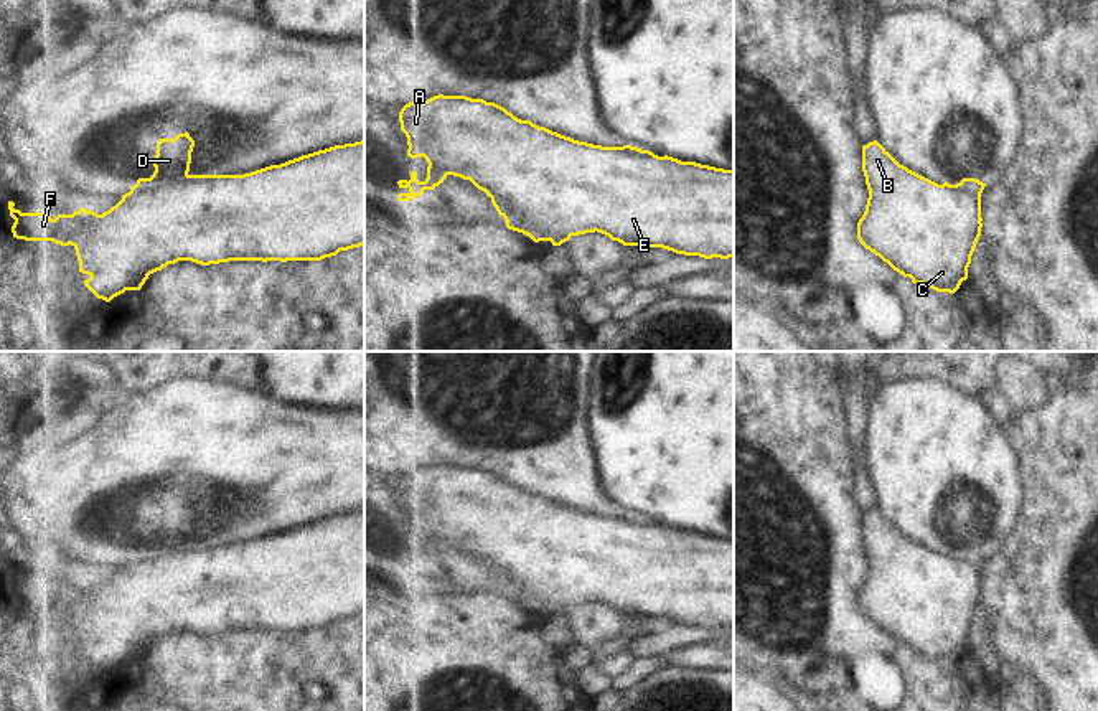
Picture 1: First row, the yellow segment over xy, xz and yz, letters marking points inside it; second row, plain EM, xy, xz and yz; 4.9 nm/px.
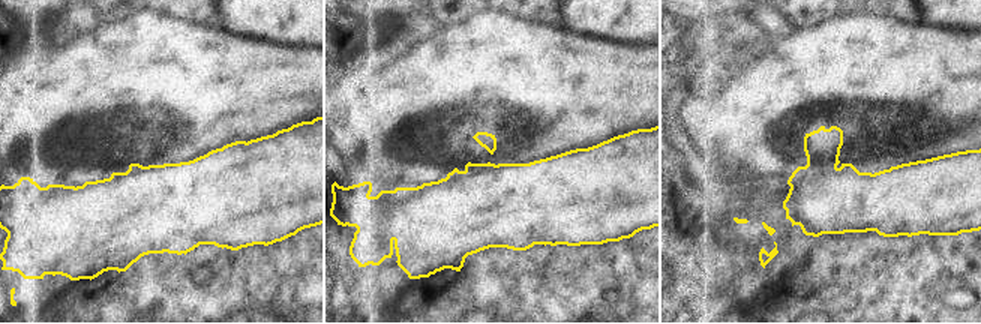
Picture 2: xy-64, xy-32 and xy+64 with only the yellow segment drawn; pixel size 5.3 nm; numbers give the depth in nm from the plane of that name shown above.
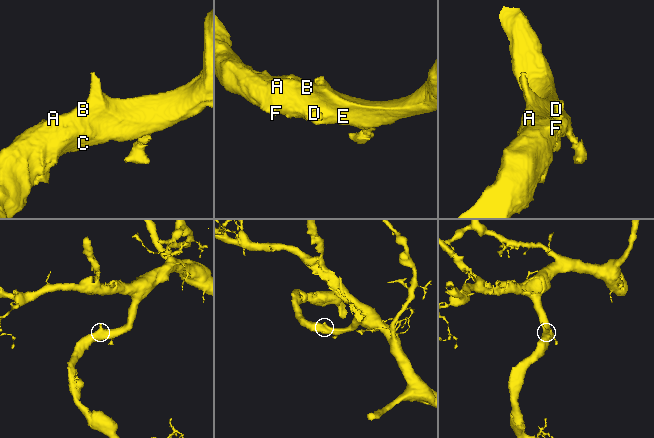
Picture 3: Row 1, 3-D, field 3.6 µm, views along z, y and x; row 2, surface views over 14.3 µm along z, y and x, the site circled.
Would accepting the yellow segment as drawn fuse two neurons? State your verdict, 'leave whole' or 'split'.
split

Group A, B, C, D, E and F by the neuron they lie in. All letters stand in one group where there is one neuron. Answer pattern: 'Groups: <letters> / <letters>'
Groups: A B C E F / D.

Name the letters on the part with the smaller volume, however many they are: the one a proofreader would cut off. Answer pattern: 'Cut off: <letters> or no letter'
Cut off: D

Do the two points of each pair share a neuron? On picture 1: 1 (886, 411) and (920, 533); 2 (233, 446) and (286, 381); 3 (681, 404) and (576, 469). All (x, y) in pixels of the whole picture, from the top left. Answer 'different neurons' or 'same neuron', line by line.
1: same neuron
2: different neurons
3: different neurons

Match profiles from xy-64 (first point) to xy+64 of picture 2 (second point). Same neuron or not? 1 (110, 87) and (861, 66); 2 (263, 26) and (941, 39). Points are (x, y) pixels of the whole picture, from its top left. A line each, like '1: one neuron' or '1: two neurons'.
1: one neuron
2: two neurons

